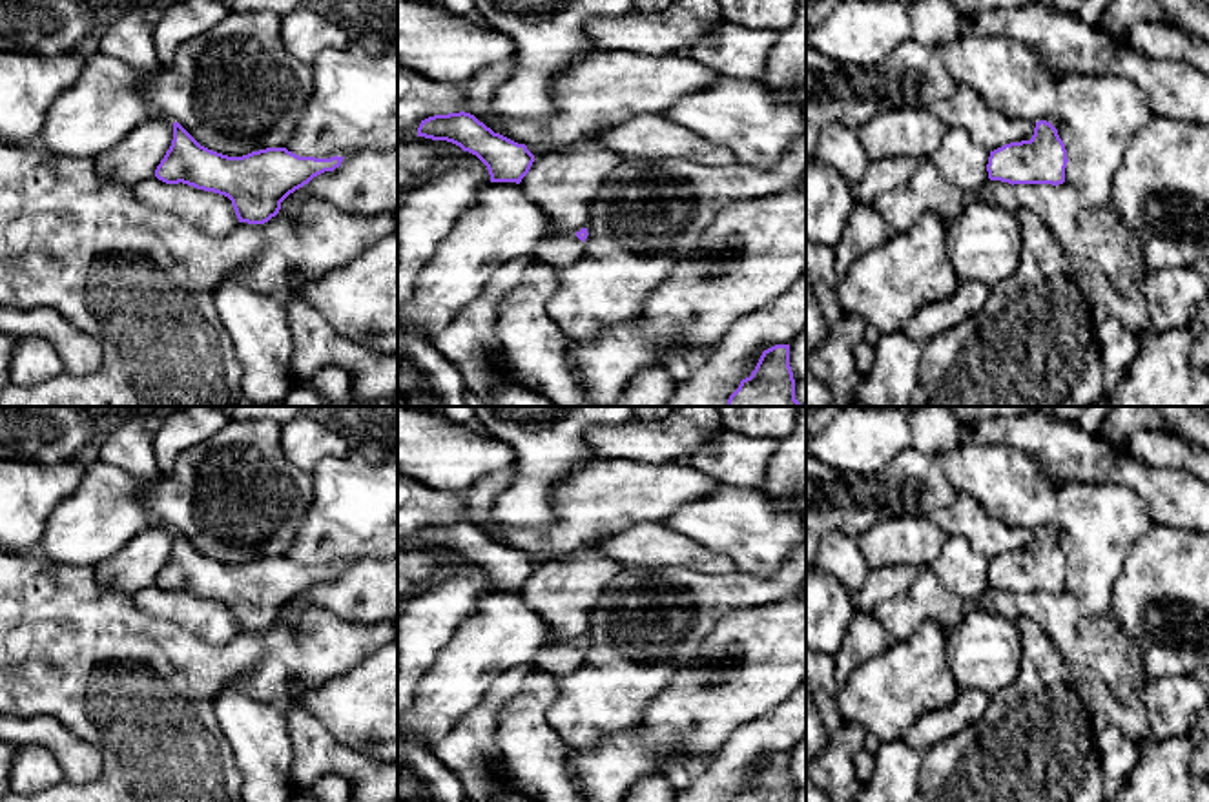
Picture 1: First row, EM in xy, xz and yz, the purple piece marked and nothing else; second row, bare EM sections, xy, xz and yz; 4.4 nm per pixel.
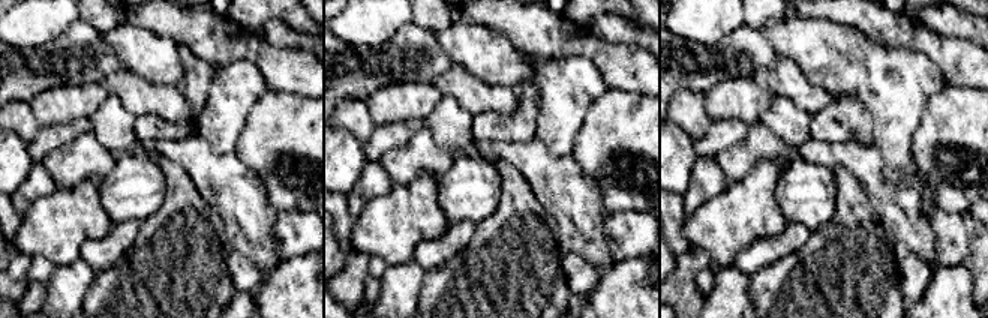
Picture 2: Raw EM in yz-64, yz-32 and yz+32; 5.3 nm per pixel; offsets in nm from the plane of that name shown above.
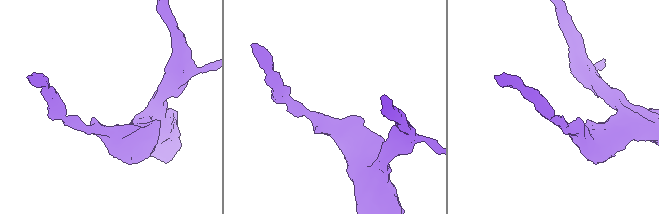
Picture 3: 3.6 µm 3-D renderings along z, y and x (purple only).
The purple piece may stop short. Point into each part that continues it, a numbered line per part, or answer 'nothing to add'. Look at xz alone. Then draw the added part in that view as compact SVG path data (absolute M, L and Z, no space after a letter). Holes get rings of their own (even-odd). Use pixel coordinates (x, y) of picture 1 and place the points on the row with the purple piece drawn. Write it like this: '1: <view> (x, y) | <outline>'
1: xz (562, 250) | M576 233L545 235L534 246L534 259L558 270L571 266L584 252L584 241Z

